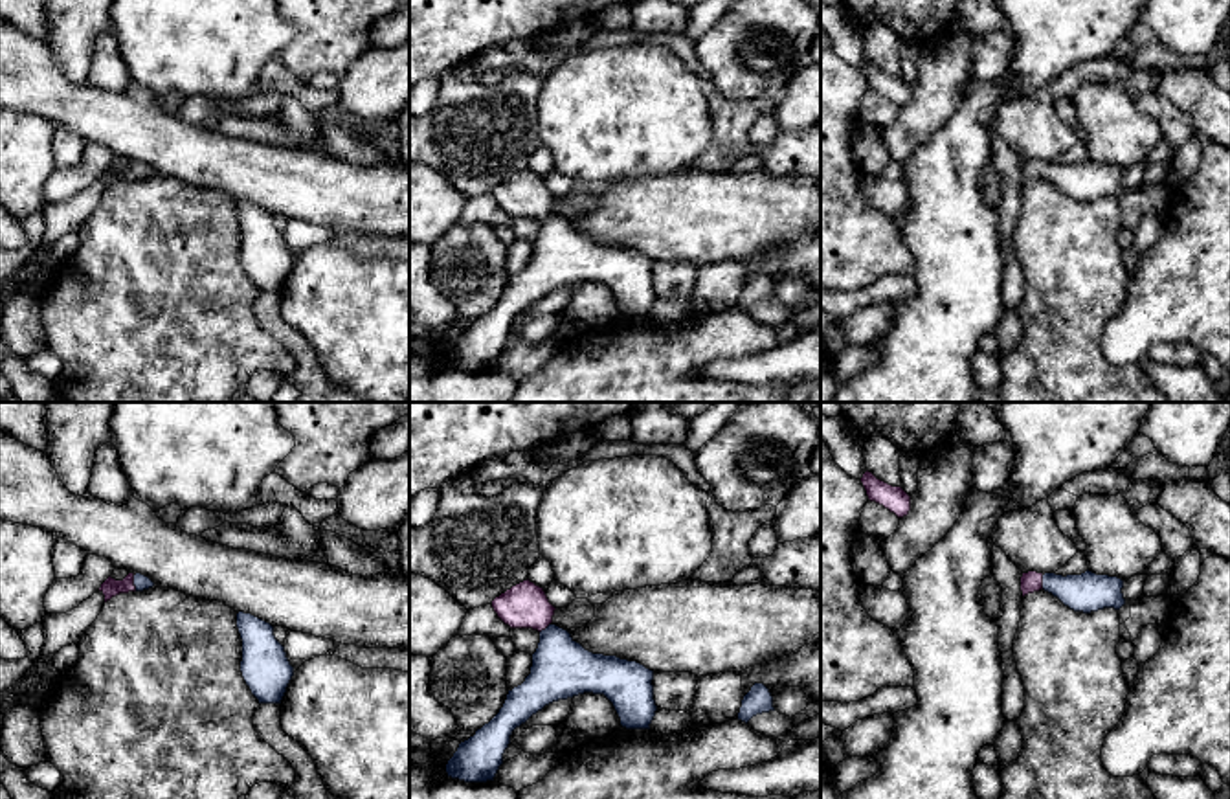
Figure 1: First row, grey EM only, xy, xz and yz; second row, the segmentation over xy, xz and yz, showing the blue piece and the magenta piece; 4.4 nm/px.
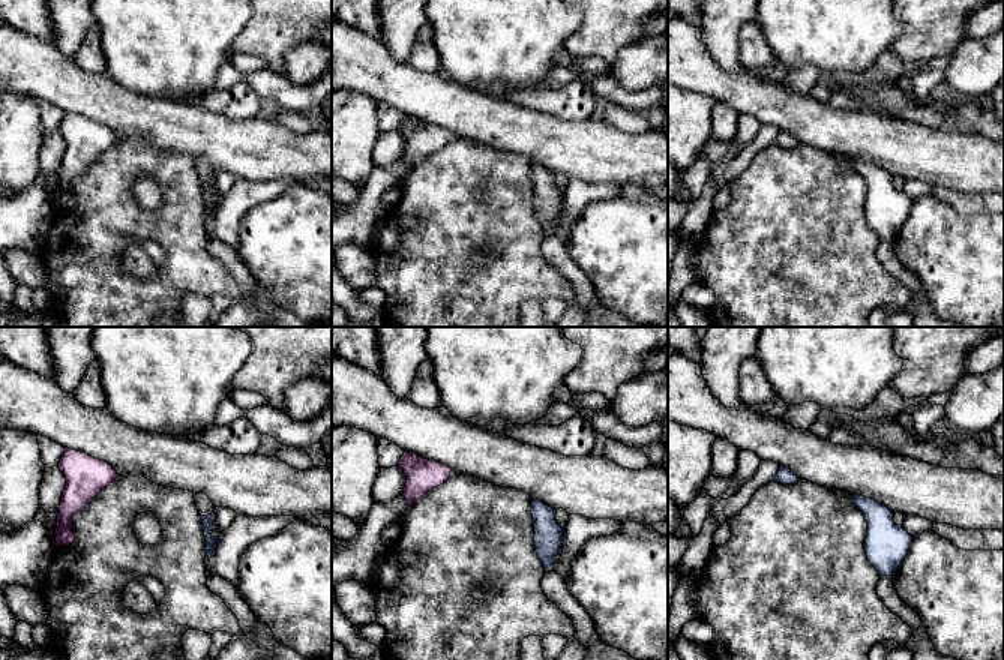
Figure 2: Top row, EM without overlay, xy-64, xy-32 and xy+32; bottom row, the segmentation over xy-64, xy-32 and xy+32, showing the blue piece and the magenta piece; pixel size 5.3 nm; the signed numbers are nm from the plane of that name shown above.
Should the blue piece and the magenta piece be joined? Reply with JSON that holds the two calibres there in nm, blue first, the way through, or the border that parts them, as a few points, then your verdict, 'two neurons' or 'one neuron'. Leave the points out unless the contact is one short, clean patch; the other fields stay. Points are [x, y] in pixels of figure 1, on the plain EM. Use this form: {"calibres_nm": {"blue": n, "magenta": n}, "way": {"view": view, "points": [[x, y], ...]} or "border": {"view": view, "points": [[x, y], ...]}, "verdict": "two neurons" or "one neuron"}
{"calibres_nm": {"blue": 70, "magenta": 80}, "way": {"view": "xy", "points": [[142, 171], [134, 171], [111, 175]]}, "verdict": "one neuron"}

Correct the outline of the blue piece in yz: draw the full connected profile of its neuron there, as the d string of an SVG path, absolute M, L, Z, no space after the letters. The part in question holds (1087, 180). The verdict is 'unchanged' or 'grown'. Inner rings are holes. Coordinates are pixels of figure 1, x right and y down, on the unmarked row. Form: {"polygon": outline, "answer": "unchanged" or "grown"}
{"polygon": "M1028 160L1021 165L1023 186L1045 178L1057 186L1065 195L1074 200L1098 200L1103 197L1120 198L1125 193L1124 169L1109 163L1096 163L1085 160L1081 163L1056 163Z", "answer": "grown"}

